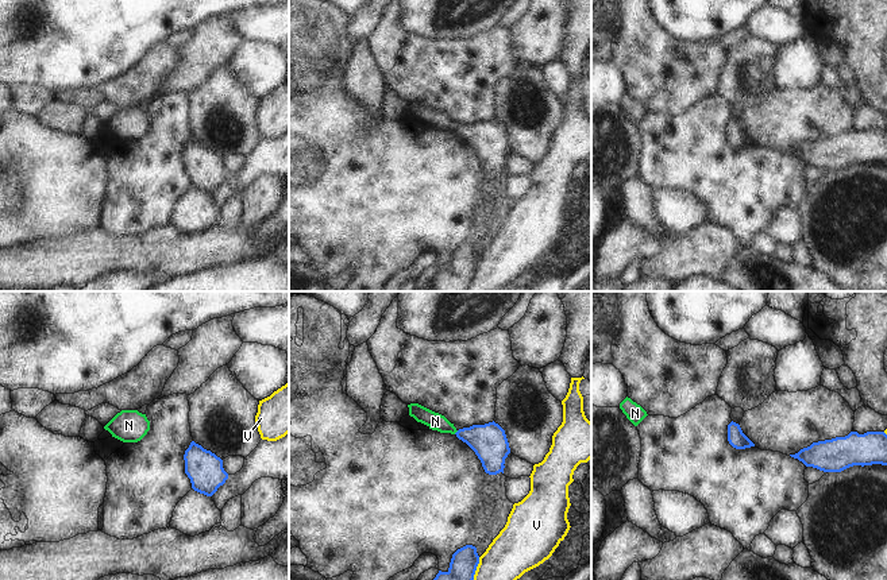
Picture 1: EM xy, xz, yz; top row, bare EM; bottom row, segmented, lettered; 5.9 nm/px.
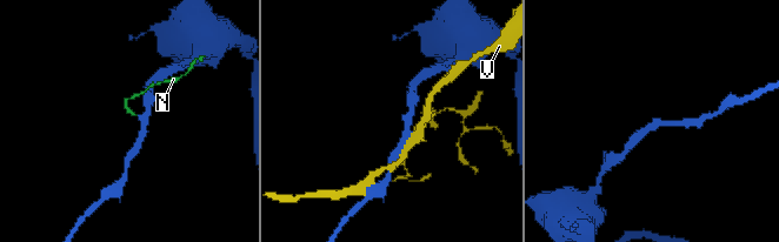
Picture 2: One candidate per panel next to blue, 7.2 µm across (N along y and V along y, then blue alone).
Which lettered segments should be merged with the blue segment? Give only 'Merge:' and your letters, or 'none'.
Merge: N

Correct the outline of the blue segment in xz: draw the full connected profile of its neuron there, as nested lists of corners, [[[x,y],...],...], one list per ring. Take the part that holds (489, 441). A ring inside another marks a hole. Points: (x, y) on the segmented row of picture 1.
[[[410,403],[409,415],[417,422],[427,425],[440,433],[455,434],[466,442],[478,456],[486,473],[504,473],[505,459],[510,453],[505,430],[493,422],[485,425],[473,425],[470,428],[456,429],[444,415],[435,413],[419,403]]]

